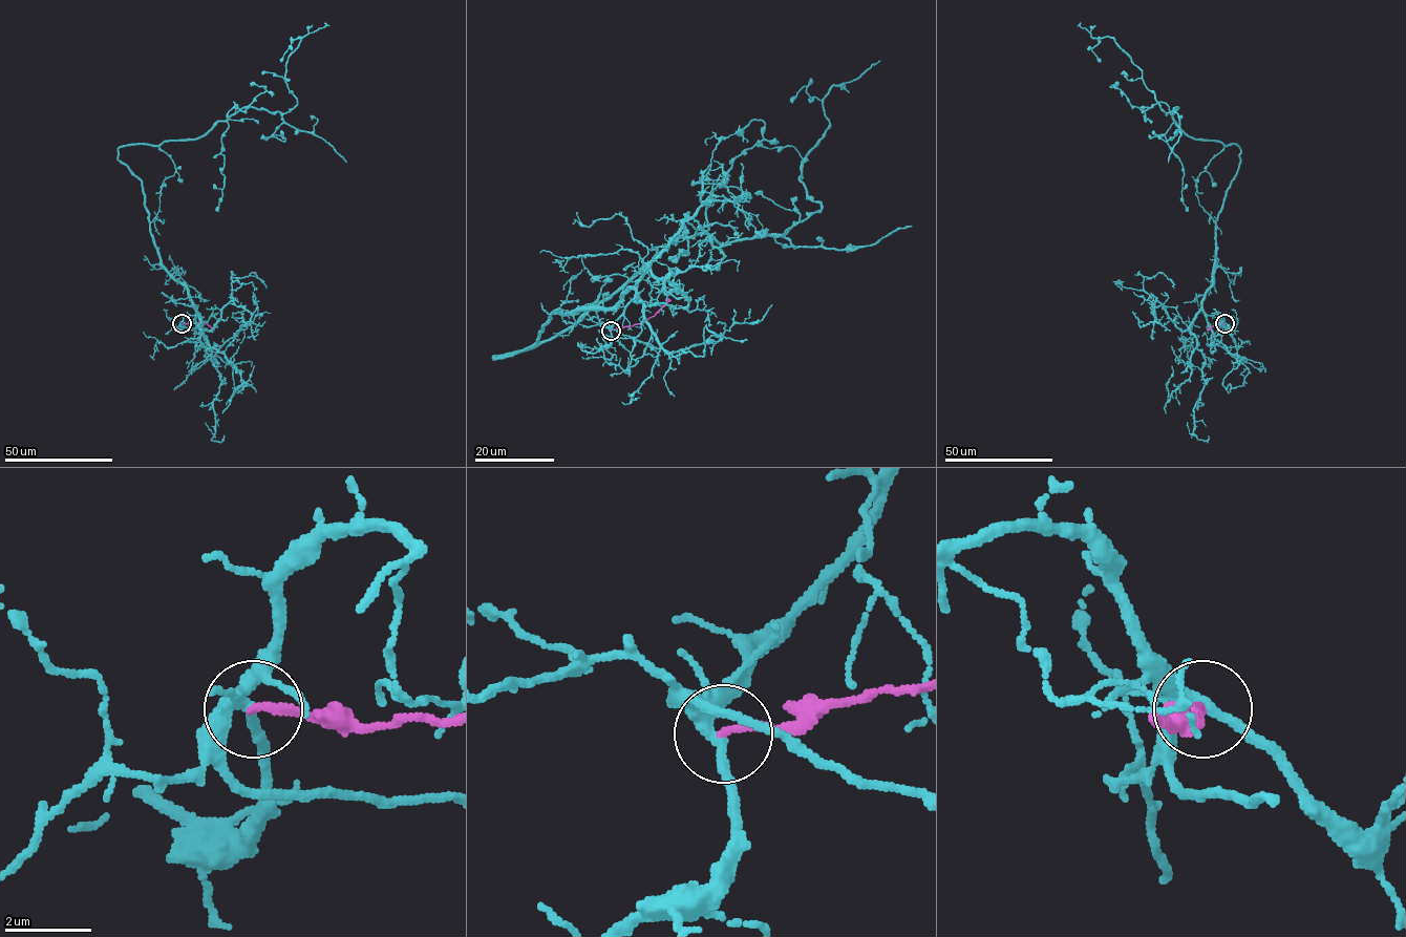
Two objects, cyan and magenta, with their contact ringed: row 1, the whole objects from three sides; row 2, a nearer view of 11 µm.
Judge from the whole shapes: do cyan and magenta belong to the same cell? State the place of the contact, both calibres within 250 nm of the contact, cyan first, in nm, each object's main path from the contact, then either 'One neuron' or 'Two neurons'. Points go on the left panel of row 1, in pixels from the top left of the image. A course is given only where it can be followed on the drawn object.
Place: (182, 323). Thickness 240 nm (cyan) against 170 nm. Course of cyan: (182, 323), (192, 299), (118, 149), (194, 140), (243, 107), (289, 112), (288, 57), (329, 25). Course of magenta: (182, 323), (207, 323), (214, 329). Two neurons

